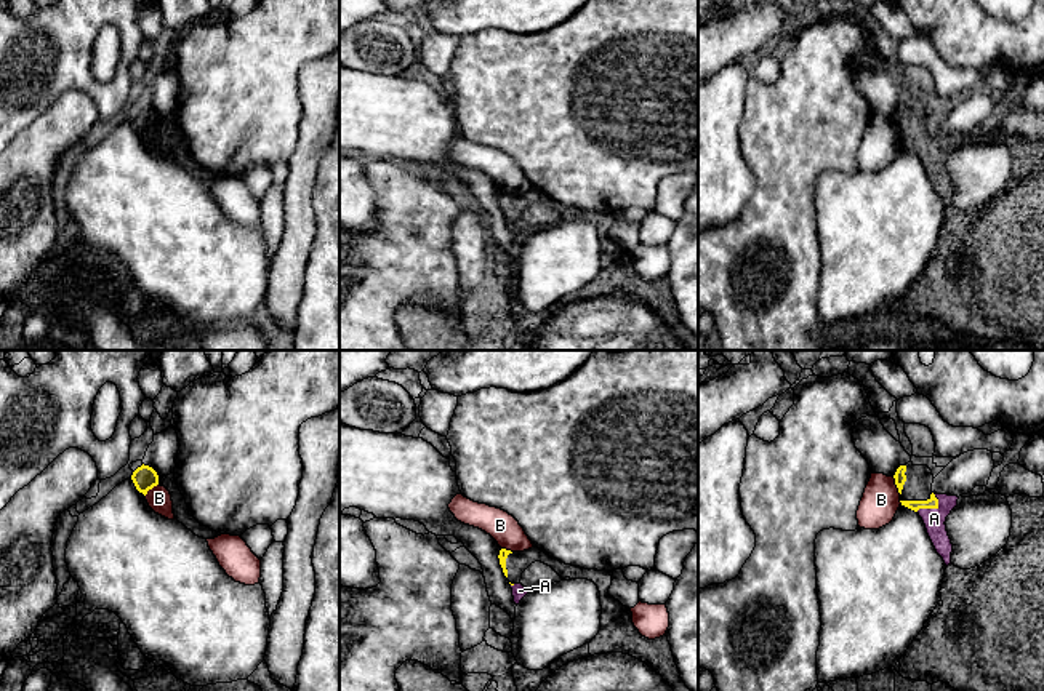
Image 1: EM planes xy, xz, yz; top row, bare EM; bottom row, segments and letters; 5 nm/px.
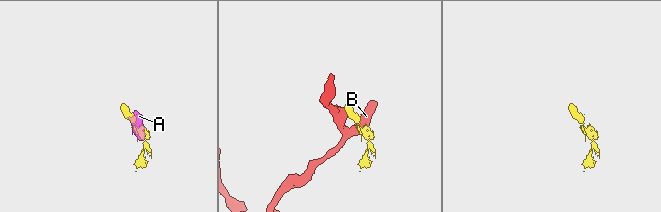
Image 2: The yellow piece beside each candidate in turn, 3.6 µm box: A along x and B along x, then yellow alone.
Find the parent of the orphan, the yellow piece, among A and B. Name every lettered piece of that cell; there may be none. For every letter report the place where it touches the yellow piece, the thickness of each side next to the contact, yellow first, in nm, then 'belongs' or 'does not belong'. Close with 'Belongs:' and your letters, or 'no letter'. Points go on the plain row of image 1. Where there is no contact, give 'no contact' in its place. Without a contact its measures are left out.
A: meets yellow in yz at (929, 149); 60 nm thick on the yellow side, 110 nm on the other; belongs
B: meets yellow in yz at (895, 125); 60 nm thick on the yellow side, 190 nm on the other; does not belong
Belongs: A

